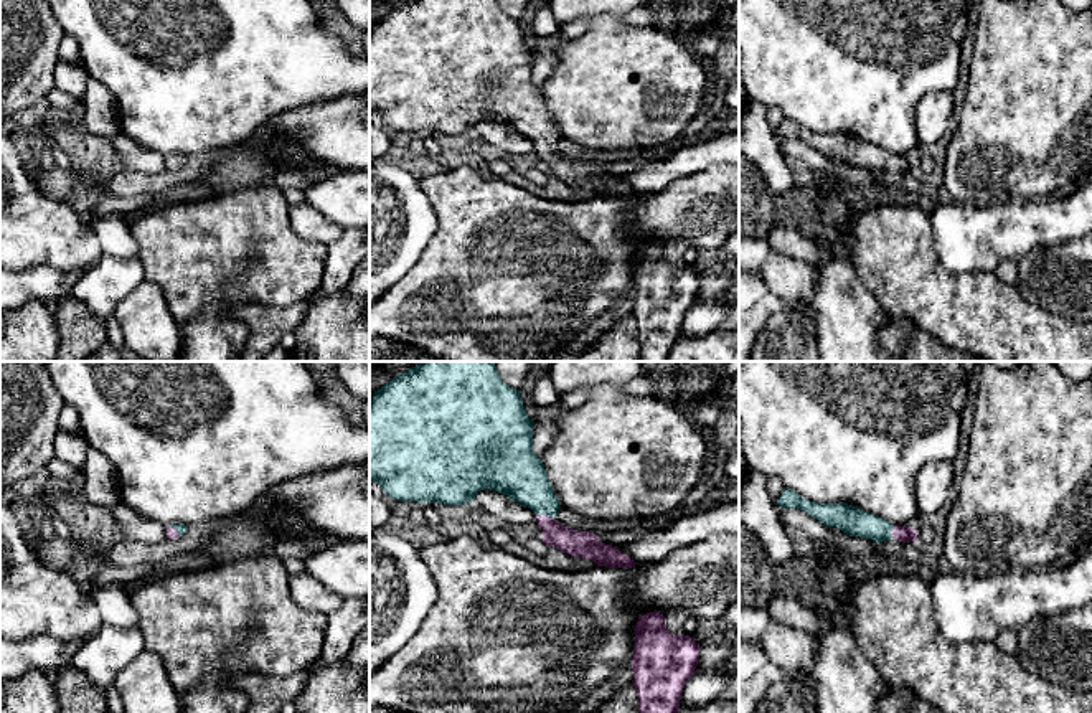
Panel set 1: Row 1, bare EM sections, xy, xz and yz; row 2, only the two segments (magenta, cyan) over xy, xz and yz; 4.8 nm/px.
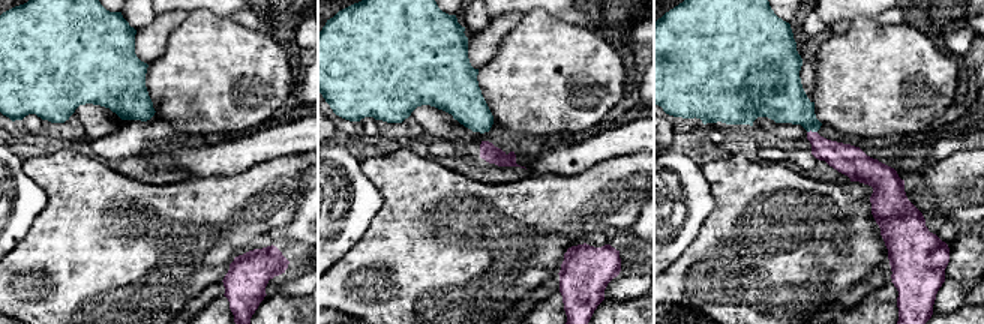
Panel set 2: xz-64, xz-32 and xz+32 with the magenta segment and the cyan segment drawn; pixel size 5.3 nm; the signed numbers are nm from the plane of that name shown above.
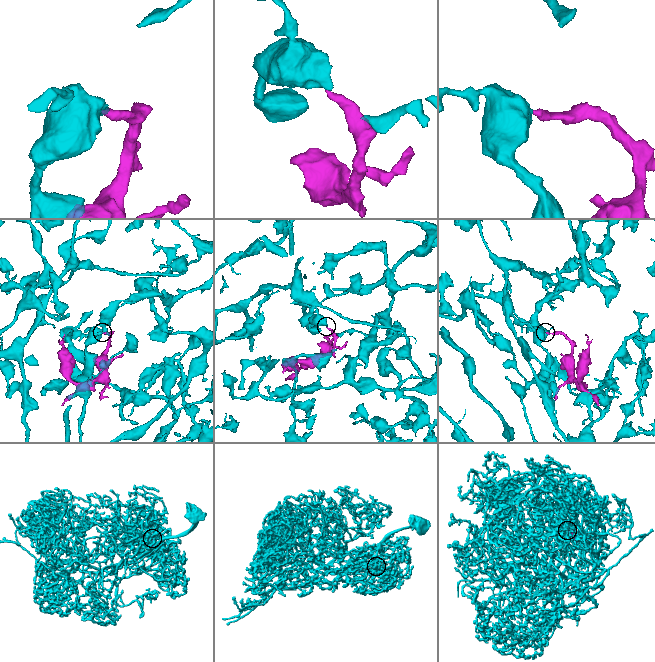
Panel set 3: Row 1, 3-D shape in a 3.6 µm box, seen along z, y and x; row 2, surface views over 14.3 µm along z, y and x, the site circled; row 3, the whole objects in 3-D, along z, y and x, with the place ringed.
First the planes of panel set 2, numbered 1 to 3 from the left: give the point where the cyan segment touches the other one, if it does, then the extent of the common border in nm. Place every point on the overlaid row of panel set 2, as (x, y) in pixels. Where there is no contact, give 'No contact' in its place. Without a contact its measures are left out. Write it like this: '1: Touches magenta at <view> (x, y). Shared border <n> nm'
1: No contact
2: No contact
3: Touches magenta at xz+32 (810, 131). Shared border 60 nm

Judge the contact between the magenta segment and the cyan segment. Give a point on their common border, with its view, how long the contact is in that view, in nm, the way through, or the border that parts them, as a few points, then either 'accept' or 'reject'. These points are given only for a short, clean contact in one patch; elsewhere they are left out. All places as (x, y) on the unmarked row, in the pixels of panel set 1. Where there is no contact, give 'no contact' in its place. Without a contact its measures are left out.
meets magenta in xz at (545, 146); contact 90 nm long; runs through xz (576, 174), (566, 170), (545, 146), (545, 134), (517, 103); accept

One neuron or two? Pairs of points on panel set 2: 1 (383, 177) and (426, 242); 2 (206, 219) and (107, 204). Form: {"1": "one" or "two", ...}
{"1": "one", "2": "one"}

